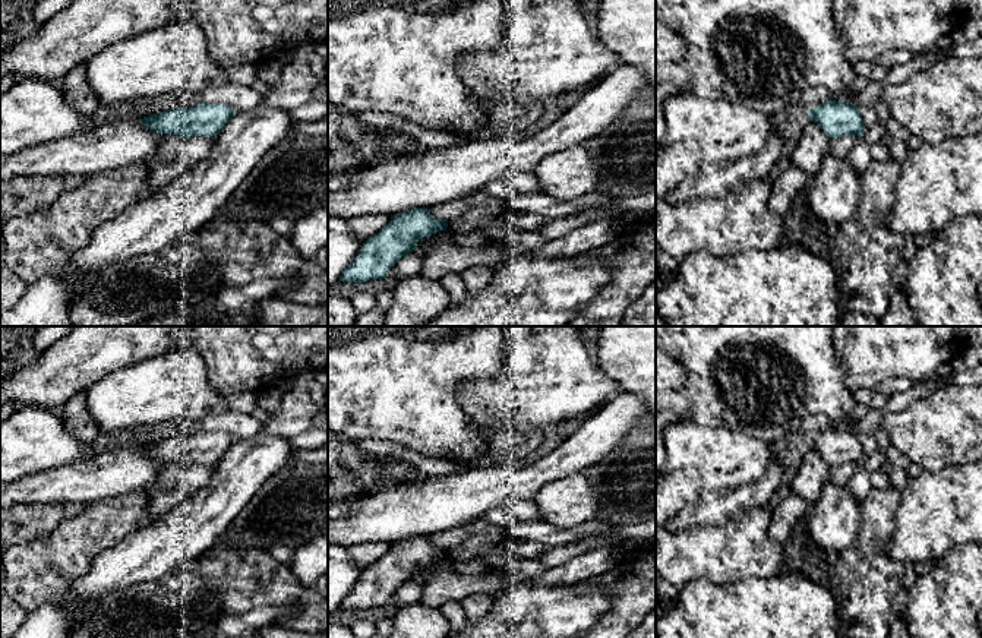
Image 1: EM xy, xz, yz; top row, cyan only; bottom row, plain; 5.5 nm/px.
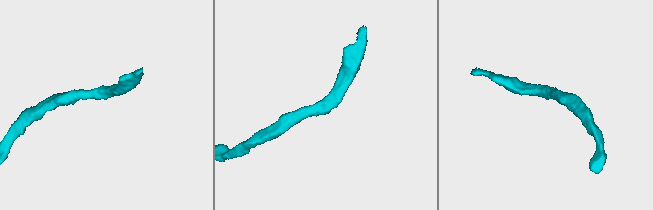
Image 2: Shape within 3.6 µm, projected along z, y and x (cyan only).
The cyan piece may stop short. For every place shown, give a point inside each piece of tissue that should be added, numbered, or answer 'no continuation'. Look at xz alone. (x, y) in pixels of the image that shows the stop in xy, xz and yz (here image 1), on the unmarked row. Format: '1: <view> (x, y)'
no continuation

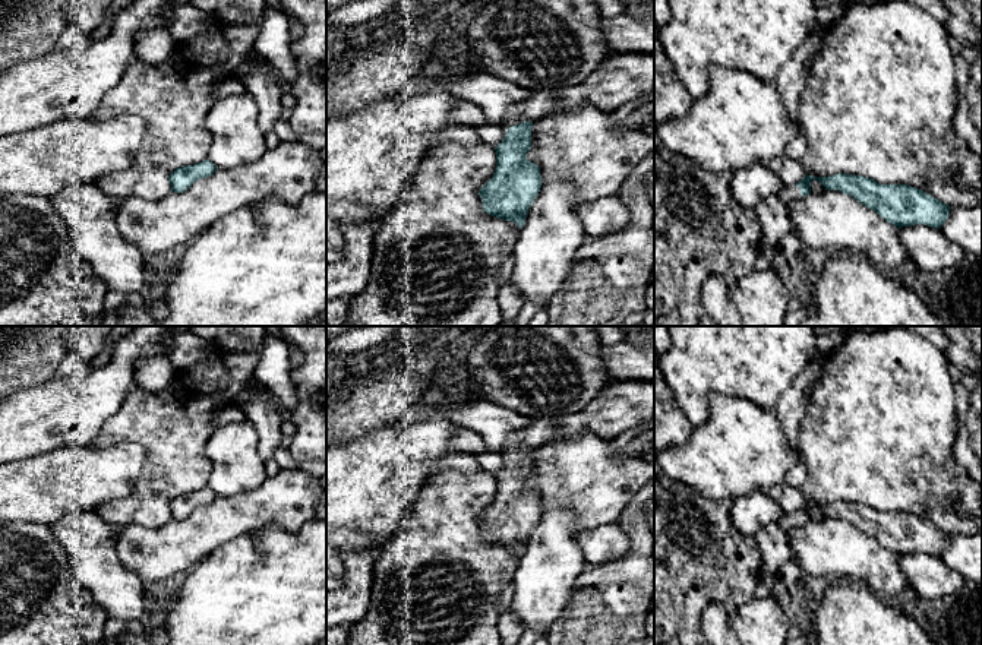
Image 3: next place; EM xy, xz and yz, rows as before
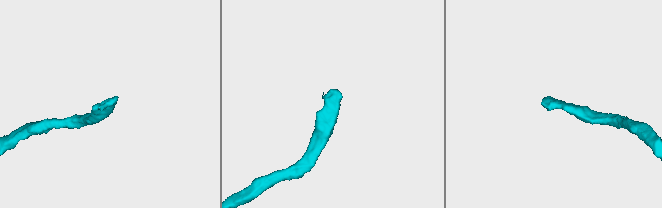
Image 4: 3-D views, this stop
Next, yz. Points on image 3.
1: yz (788, 521)

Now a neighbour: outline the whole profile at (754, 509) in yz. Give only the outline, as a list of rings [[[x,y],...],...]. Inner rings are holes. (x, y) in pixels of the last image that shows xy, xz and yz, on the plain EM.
[[[752,490],[733,499],[730,516],[733,525],[752,537],[761,527],[777,521],[783,515],[777,500],[767,491]]]

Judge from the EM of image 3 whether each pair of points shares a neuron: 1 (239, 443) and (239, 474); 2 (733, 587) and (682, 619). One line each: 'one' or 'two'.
1: one
2: one

